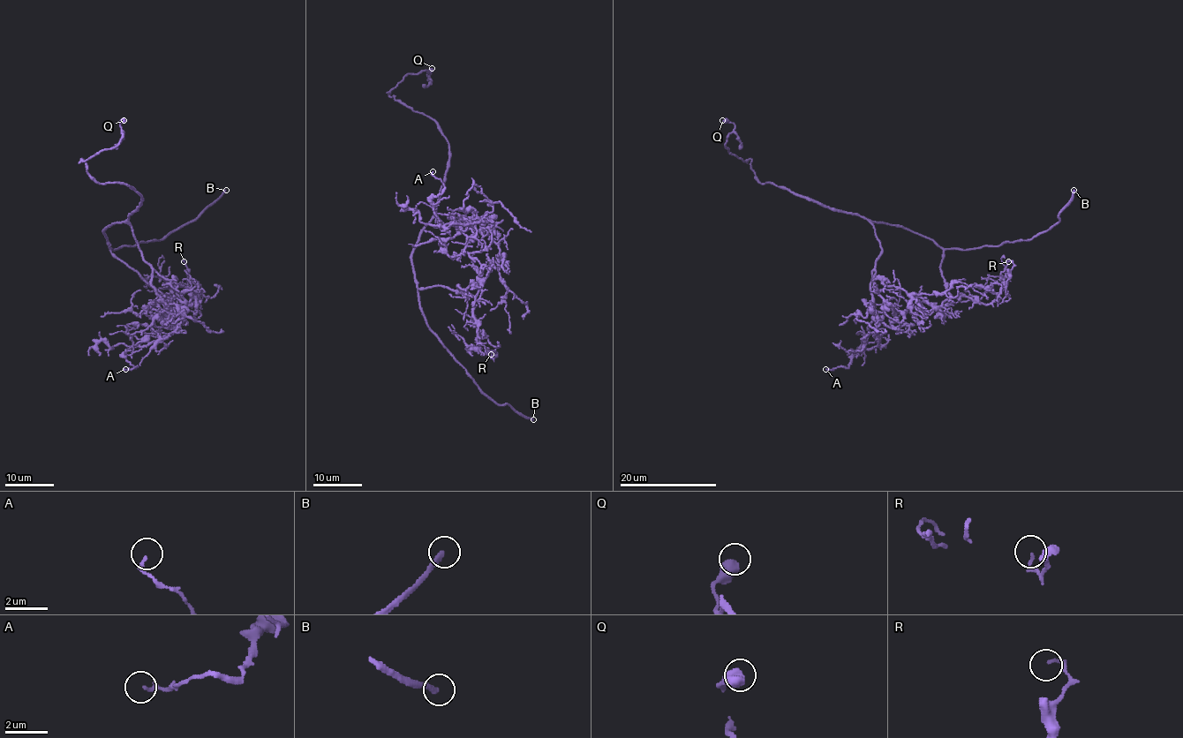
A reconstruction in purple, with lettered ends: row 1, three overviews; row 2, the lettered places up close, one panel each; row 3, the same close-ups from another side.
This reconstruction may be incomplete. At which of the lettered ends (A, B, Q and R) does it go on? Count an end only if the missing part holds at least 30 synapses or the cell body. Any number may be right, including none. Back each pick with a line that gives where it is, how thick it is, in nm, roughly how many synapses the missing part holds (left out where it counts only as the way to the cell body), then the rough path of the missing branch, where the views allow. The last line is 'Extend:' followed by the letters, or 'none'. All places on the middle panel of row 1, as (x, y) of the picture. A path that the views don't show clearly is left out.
B: at (533, 419); 240 nm thick
Extend: B

